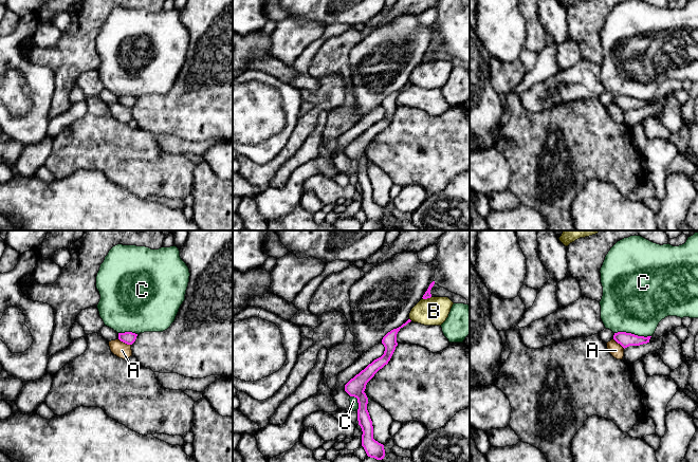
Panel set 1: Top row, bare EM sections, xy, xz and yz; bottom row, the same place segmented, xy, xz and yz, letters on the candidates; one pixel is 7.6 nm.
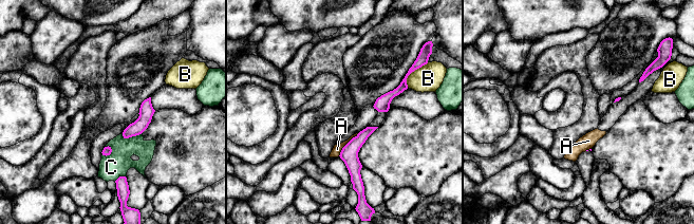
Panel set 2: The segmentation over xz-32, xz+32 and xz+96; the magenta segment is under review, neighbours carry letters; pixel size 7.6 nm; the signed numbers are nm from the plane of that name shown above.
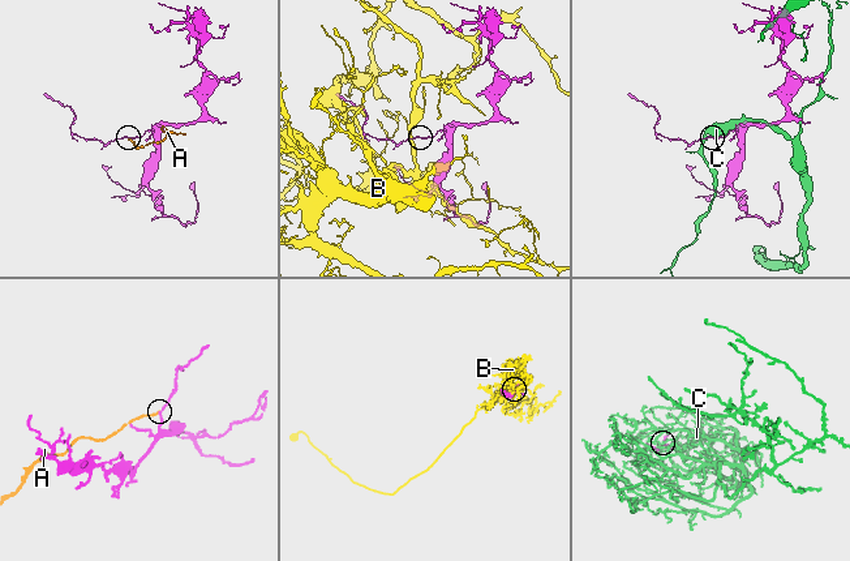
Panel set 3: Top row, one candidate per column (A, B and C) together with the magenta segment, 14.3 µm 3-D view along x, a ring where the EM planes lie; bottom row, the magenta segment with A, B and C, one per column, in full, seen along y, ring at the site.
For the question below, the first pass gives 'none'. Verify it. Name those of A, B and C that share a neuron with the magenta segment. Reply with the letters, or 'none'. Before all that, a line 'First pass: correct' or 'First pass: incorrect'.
First pass: correct
none

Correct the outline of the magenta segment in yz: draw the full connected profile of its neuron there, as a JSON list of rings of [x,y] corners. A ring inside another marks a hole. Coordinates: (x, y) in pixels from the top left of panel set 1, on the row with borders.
[[[618,332],[614,333],[613,339],[620,344],[624,349],[629,346],[640,346],[649,343],[651,336],[638,336],[631,333]]]

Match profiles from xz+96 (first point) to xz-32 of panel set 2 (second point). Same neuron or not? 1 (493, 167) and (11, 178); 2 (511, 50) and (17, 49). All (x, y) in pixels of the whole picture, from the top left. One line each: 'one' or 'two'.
1: one
2: two

